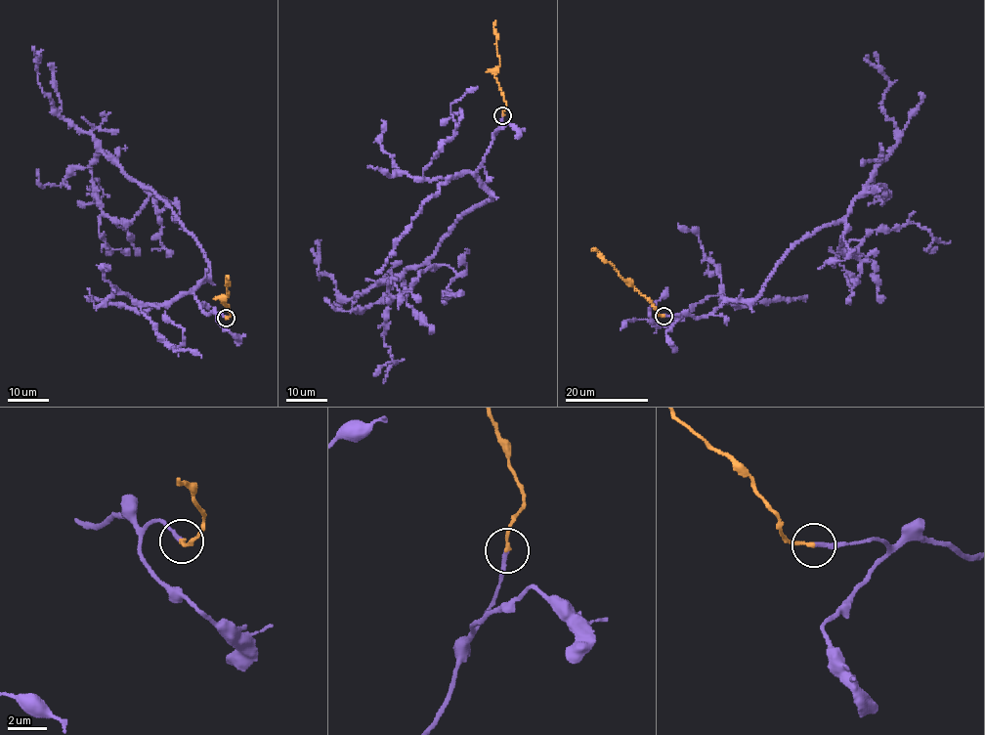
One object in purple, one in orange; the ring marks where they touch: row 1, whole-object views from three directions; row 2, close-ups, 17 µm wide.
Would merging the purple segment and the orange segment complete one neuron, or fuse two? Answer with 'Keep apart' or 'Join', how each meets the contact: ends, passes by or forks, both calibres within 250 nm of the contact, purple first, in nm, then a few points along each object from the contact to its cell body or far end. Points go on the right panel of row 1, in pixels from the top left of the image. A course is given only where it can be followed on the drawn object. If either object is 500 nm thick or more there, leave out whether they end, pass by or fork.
Join. At the ring purple ends. At the ring orange ends. Thickness 200 nm (purple) against 190 nm. Course of purple: (664, 316), (707, 317), (756, 297), (795, 244), (843, 219), (897, 140), (881, 105), (888, 78), (867, 55). Course of orange: (664, 316), (657, 314), (656, 308), (597, 250), (591, 250)

